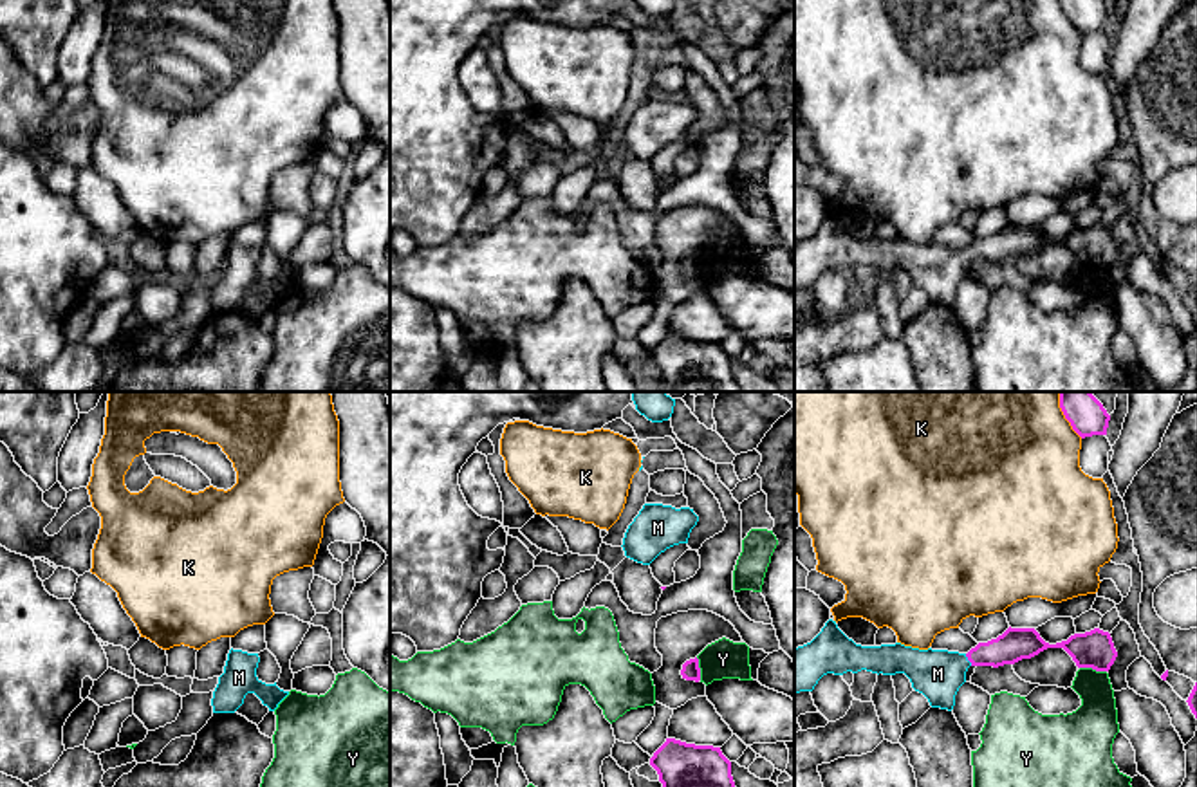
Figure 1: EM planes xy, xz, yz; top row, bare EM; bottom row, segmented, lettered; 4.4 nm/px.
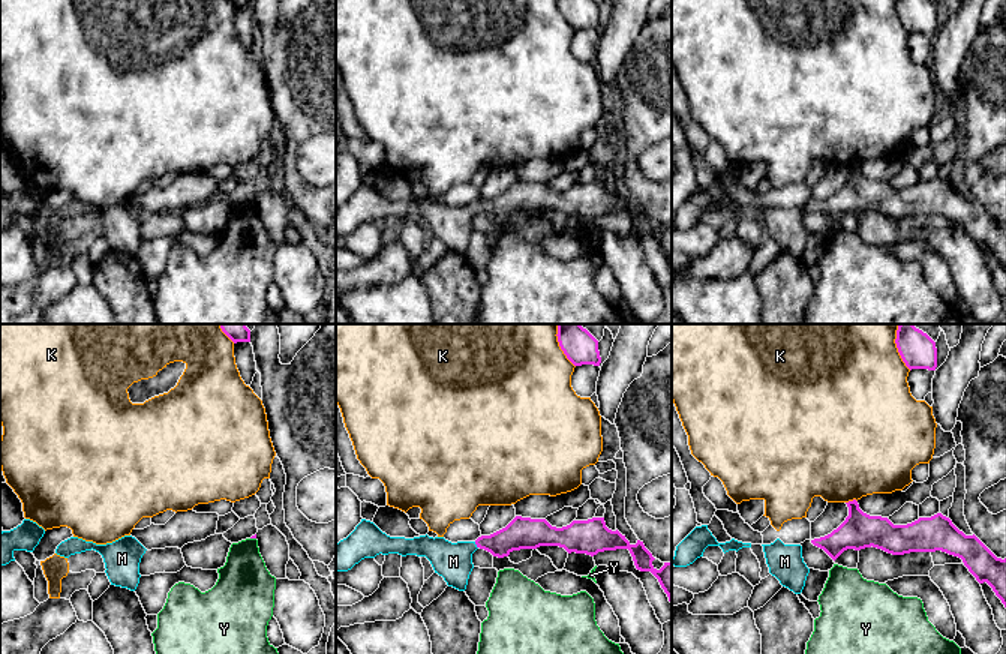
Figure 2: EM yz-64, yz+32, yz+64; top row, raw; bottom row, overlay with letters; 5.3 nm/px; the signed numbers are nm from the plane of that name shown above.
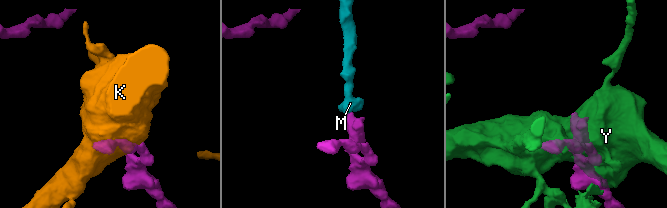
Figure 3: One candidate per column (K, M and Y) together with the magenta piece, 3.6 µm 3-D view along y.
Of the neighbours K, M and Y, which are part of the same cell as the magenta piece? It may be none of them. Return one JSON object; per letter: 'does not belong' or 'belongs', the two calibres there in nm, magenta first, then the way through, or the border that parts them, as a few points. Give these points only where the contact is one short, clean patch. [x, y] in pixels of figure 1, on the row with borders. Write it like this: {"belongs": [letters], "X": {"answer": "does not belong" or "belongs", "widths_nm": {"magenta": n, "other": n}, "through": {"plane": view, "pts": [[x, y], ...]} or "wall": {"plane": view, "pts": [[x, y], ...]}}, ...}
{"belongs": ["M"], "K": {"answer": "does not belong", "widths_nm": {"magenta": 160, "other": 500}}, "M": {"answer": "belongs", "widths_nm": {"magenta": 150, "other": 220}, "through": {"plane": "yz", "pts": [[1013, 645], [968, 659], [937, 674]]}}, "Y": {"answer": "does not belong", "widths_nm": {"magenta": 170, "other": 200}}}

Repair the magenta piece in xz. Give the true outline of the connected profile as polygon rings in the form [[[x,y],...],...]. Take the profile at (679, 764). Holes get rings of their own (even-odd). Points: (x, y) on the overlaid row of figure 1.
[[[666,738],[650,758],[650,765],[663,787],[735,787],[731,762],[720,747]]]

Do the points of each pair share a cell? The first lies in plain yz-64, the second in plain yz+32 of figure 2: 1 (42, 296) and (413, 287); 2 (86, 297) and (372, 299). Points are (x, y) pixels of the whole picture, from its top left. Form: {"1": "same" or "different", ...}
{"1": "different", "2": "same"}

